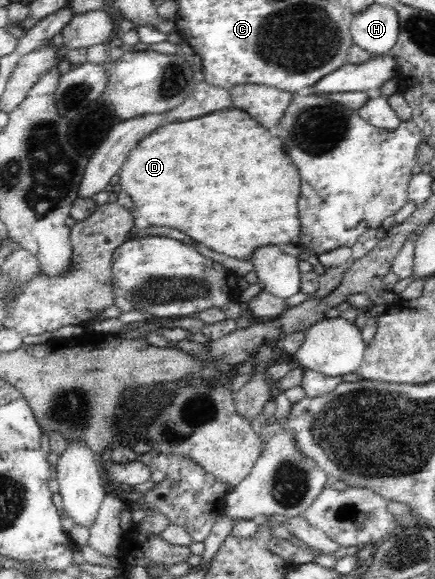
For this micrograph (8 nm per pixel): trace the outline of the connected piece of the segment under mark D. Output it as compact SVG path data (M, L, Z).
M238 107L158 127L130 151L119 175L117 189L130 195L135 212L138 211L136 216L144 217L148 225L174 227L211 250L226 253L228 257L248 260L261 248L285 247L295 244L300 238L298 169L294 167L284 143Z

